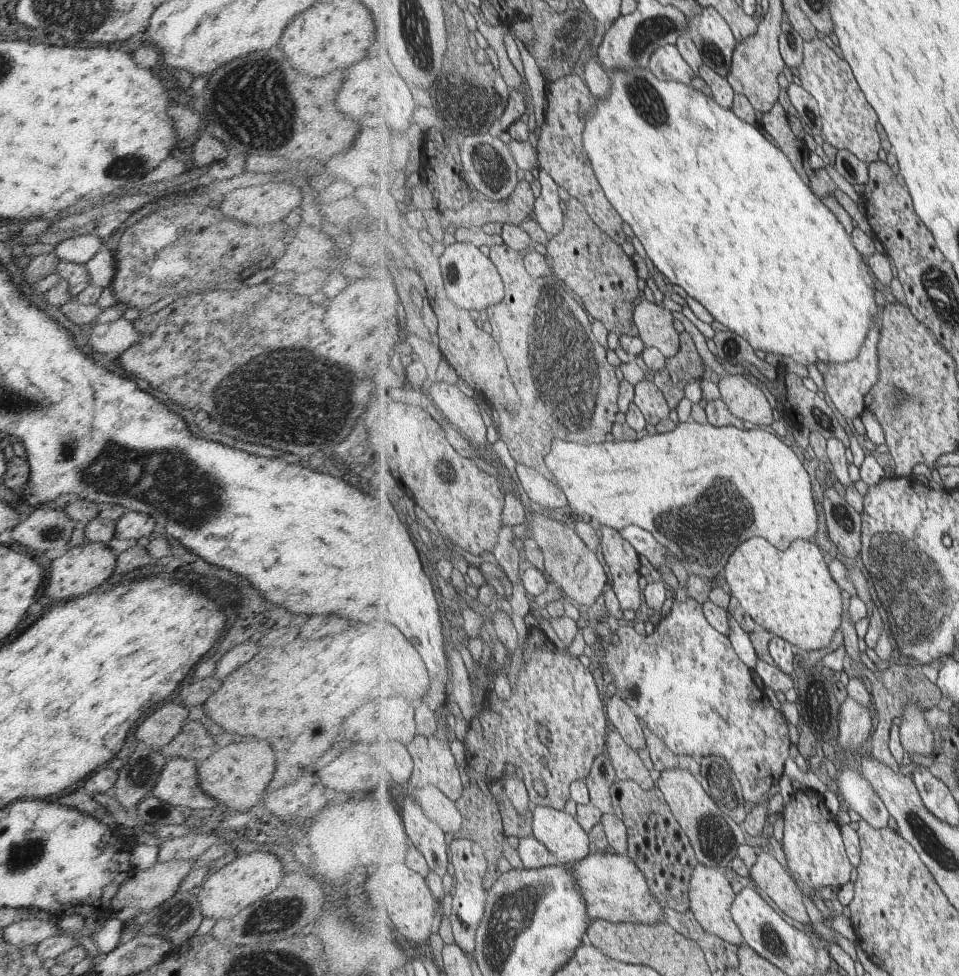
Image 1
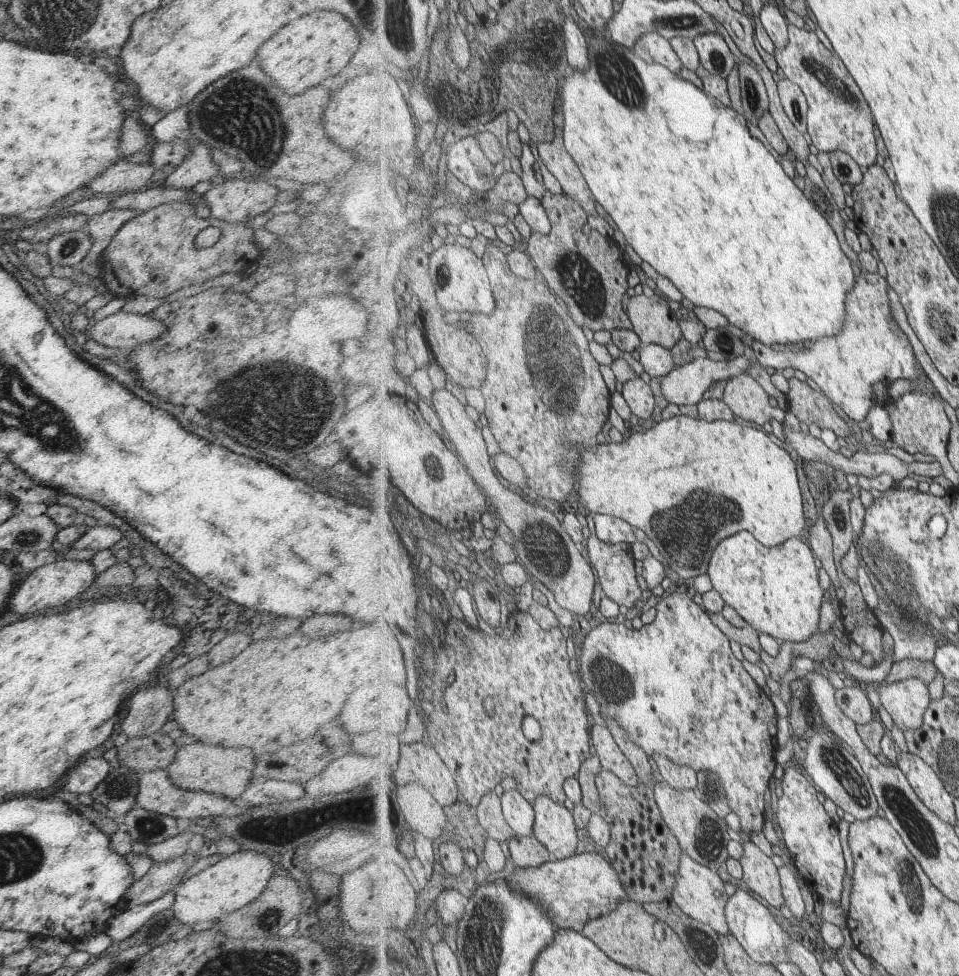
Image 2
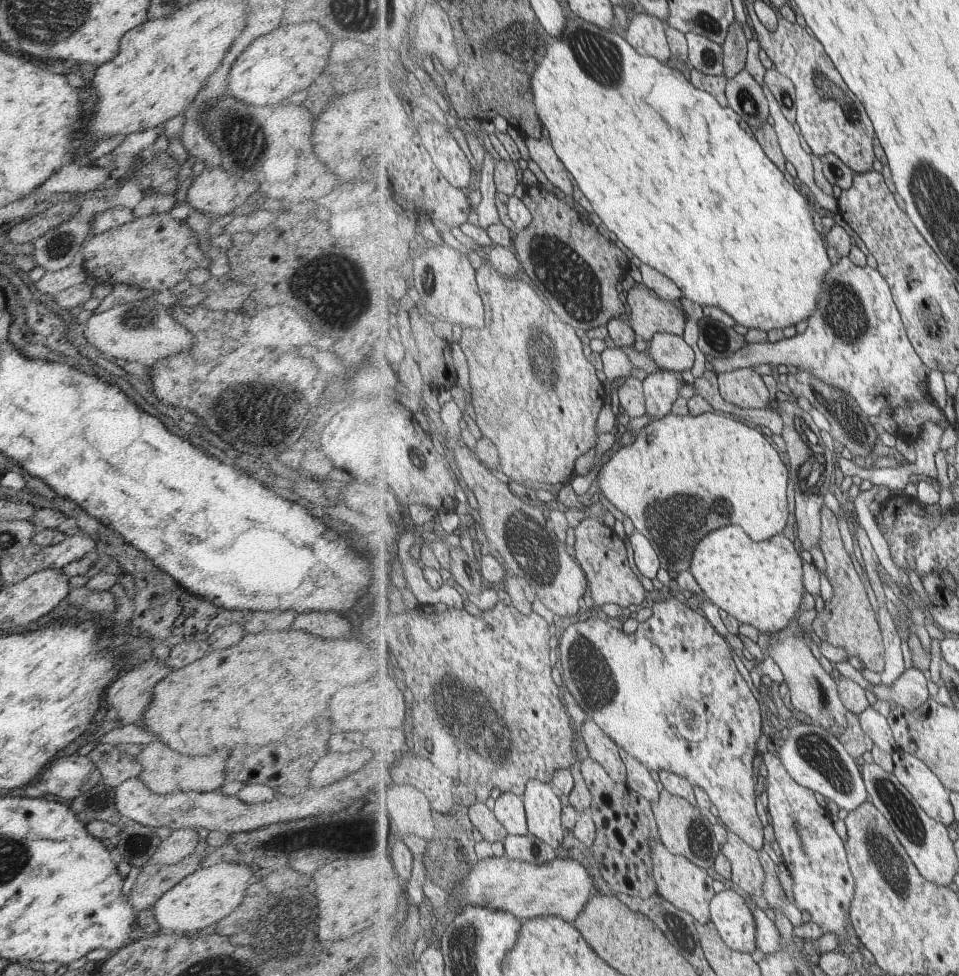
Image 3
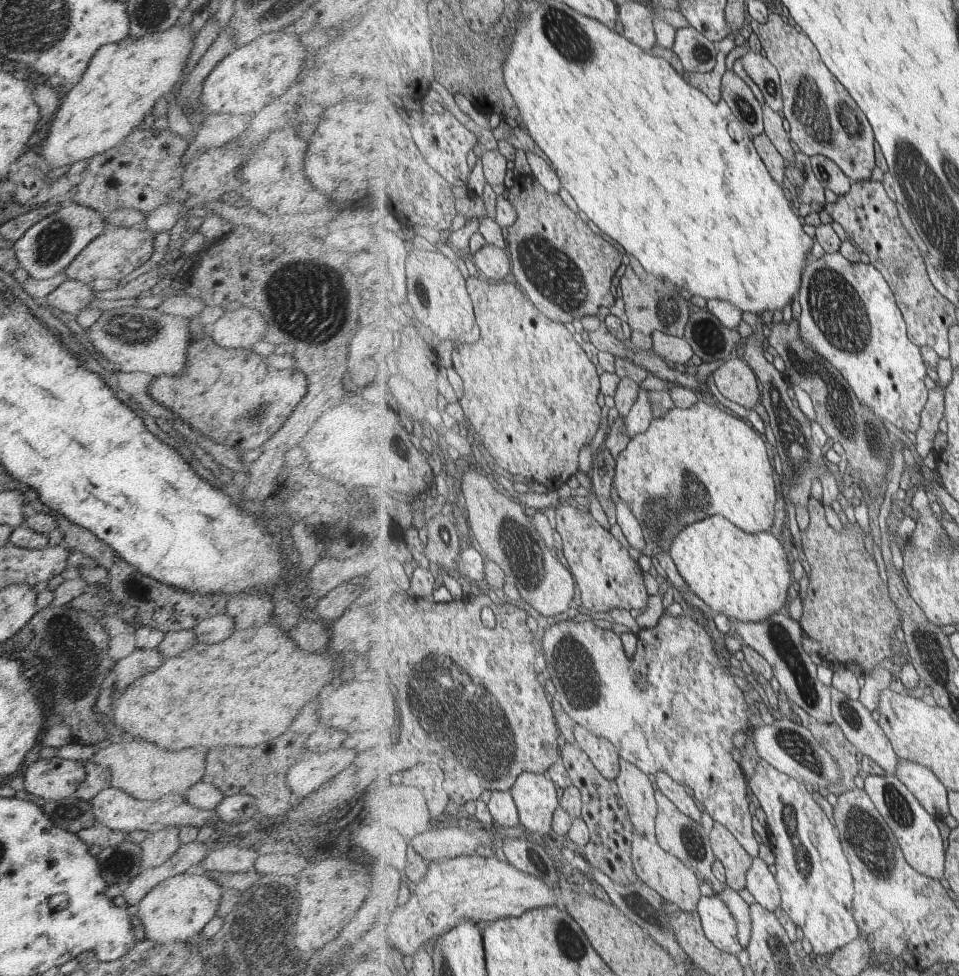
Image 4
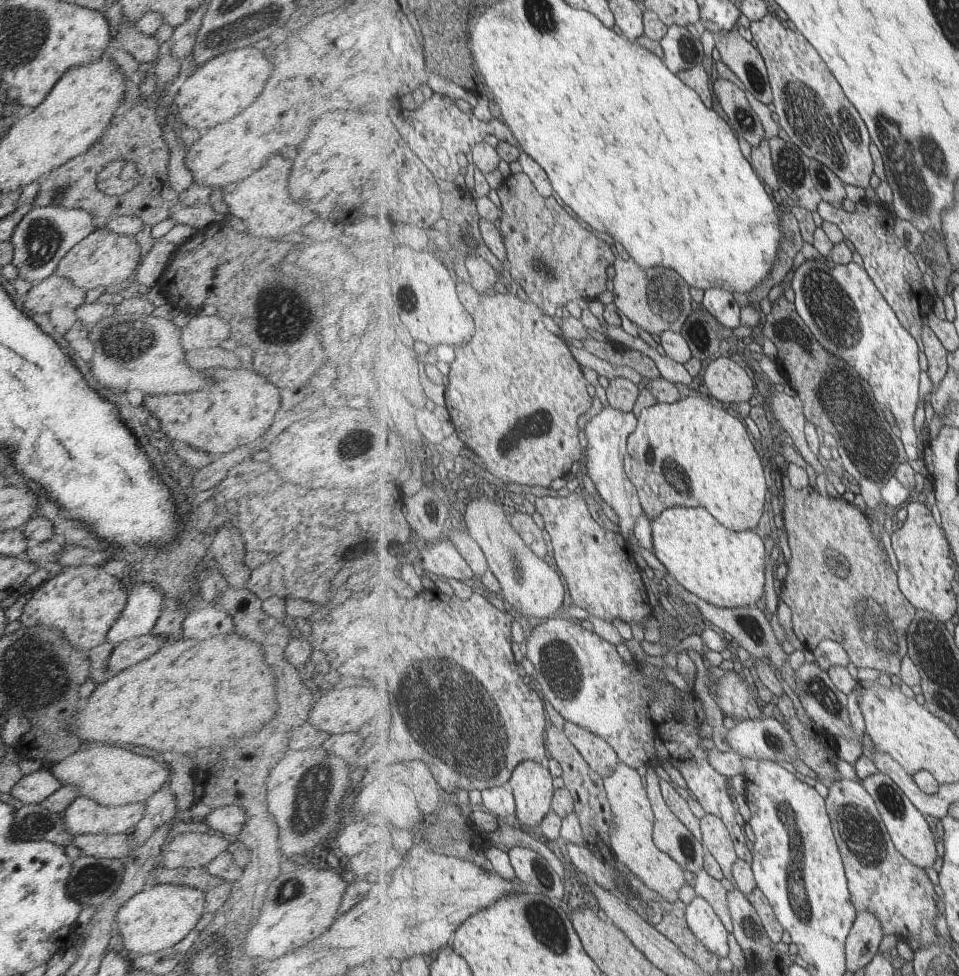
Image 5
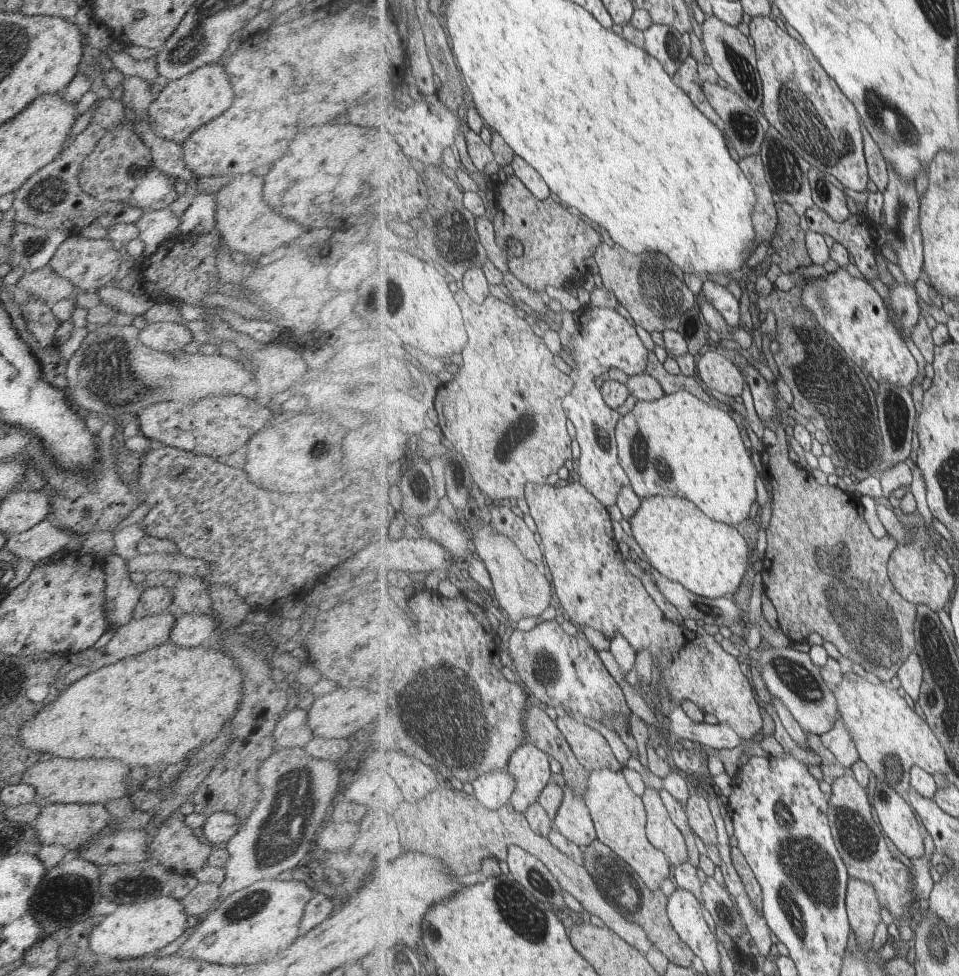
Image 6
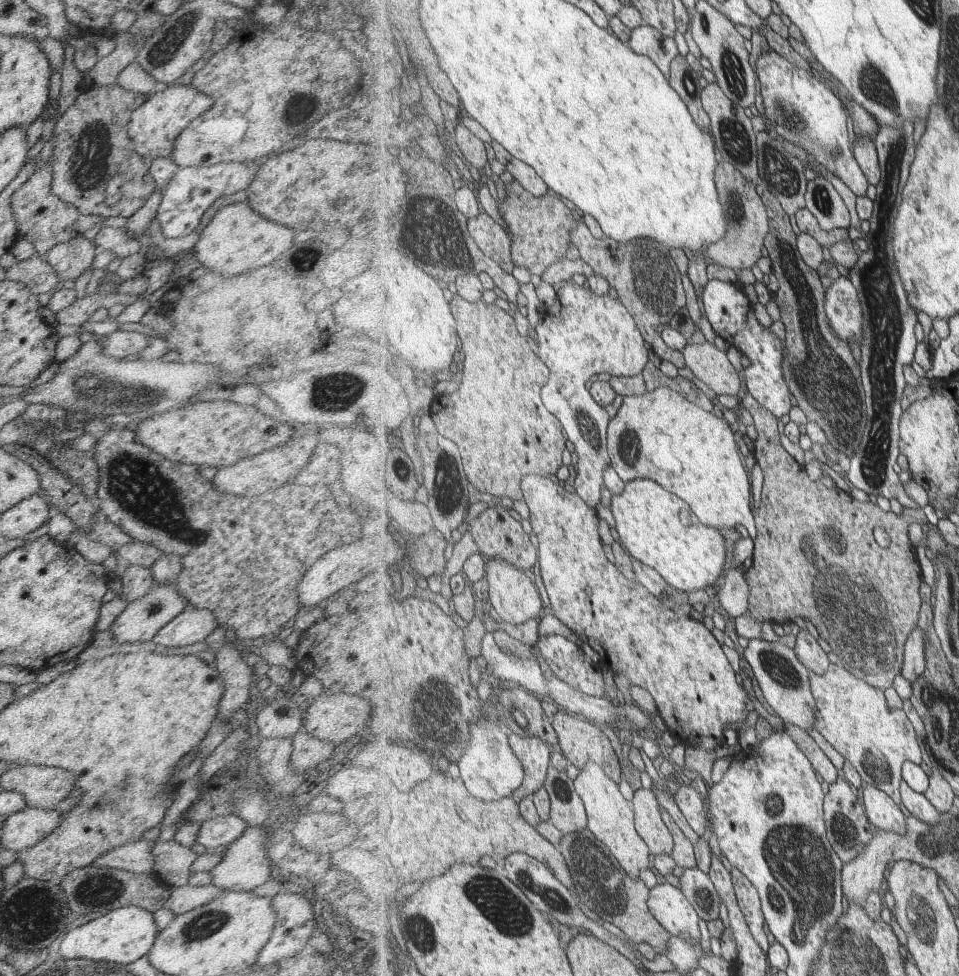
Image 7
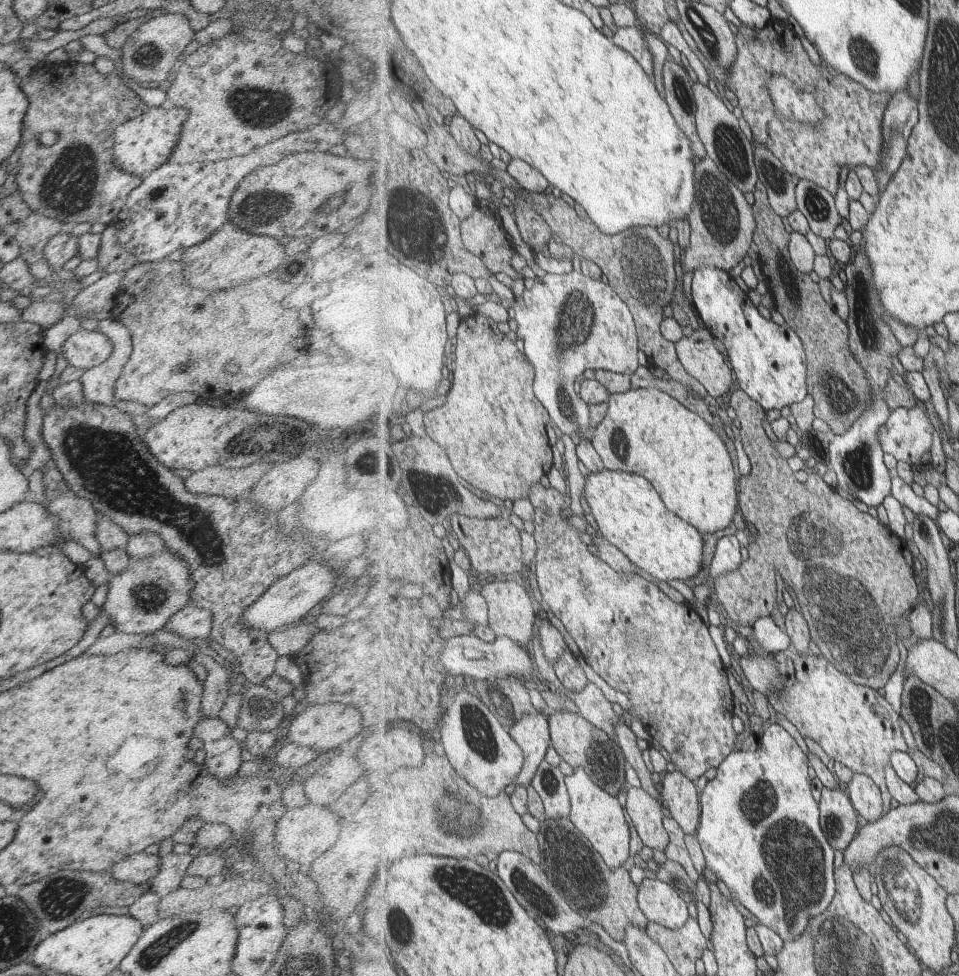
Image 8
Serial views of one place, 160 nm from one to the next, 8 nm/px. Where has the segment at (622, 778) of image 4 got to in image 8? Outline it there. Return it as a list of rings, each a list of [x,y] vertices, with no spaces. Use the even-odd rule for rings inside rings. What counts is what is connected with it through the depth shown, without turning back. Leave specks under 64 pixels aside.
[[[583,768],[567,776],[566,785],[572,800],[572,815],[567,818],[582,833],[588,846],[596,850],[609,870],[621,868],[631,857],[631,828],[625,818],[625,809],[617,797],[611,796]]]

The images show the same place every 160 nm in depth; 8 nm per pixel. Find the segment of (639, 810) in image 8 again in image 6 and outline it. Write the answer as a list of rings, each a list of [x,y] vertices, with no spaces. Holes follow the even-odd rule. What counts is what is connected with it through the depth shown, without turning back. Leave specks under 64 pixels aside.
[[[645,786],[641,798],[648,814],[646,833],[651,844],[662,850],[674,867],[689,862],[690,850],[687,839],[672,821],[660,790]]]

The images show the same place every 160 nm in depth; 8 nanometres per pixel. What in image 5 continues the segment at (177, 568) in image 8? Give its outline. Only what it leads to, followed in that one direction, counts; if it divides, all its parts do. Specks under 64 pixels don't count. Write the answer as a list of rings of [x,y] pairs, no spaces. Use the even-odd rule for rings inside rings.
[[[151,635],[120,642],[114,645],[108,656],[107,670],[109,670],[111,674],[117,674],[117,672],[121,672],[123,668],[133,666],[133,664],[149,658],[153,652],[157,652],[165,643],[165,640],[153,638]]]

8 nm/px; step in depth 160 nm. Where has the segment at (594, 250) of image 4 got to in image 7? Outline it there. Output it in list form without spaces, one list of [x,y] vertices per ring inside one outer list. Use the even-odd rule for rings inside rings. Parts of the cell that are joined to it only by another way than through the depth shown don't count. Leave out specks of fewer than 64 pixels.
[[[517,179],[505,186],[505,196],[497,202],[501,218],[513,238],[512,259],[530,274],[540,275],[546,267],[567,259],[567,250],[572,244],[571,228],[575,224],[575,212],[565,206],[561,196],[549,192],[542,197],[533,196]]]

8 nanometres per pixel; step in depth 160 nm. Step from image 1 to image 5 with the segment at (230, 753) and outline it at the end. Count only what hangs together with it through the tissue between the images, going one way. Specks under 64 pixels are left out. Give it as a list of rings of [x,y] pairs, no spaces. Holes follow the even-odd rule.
[[[99,746],[99,748],[79,748],[72,755],[66,756],[52,768],[52,773],[62,782],[62,786],[77,786],[77,796],[85,795],[106,807],[118,807],[133,803],[145,803],[149,797],[163,786],[167,786],[170,778],[169,759],[165,764],[141,756],[127,748],[115,746]]]

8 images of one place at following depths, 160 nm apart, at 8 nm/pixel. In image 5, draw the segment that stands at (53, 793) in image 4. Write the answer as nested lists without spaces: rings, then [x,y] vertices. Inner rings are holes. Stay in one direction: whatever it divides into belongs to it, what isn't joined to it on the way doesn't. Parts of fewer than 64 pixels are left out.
[[[40,767],[19,778],[11,788],[10,794],[23,804],[37,804],[47,796],[51,796],[61,786],[62,782],[50,768]]]

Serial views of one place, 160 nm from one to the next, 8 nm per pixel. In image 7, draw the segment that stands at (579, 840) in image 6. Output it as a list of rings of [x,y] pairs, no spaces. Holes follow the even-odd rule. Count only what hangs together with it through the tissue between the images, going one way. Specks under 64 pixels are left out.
[[[551,766],[544,787],[549,791],[552,800],[552,824],[563,834],[585,830],[588,812],[574,780],[565,771]]]

